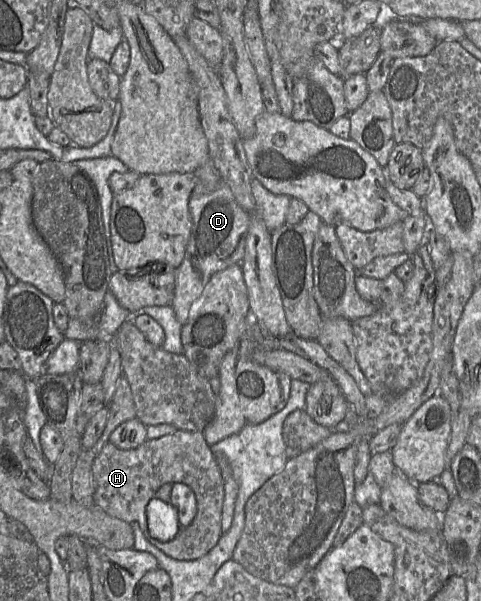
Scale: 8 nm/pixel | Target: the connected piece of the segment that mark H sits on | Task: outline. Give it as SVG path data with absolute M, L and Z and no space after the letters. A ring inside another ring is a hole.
M177 429L157 439L147 439L140 446L121 450L107 442L92 464L94 504L108 515L137 524L148 541L176 560L196 560L206 555L222 536L221 517L224 483L211 446L203 432ZM182 483L193 491L197 512L189 526L174 539L163 542L152 537L147 526L147 504L164 484Z

